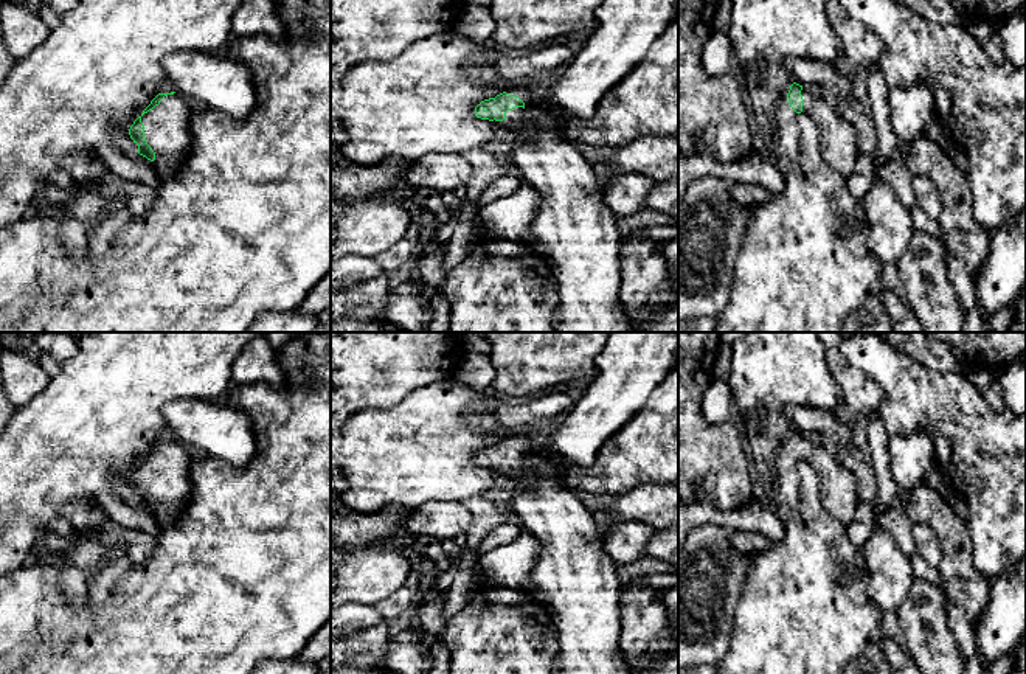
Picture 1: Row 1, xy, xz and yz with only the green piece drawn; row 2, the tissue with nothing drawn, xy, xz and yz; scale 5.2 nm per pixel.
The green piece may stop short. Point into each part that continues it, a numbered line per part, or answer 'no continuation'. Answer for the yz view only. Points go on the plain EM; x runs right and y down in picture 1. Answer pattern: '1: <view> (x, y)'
1: yz (787, 482)
2: yz (838, 486)

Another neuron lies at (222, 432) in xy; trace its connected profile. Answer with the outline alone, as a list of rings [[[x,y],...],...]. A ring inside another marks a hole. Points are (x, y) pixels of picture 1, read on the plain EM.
[[[177,399],[161,415],[175,439],[210,458],[244,467],[258,450],[251,419],[224,401]]]

